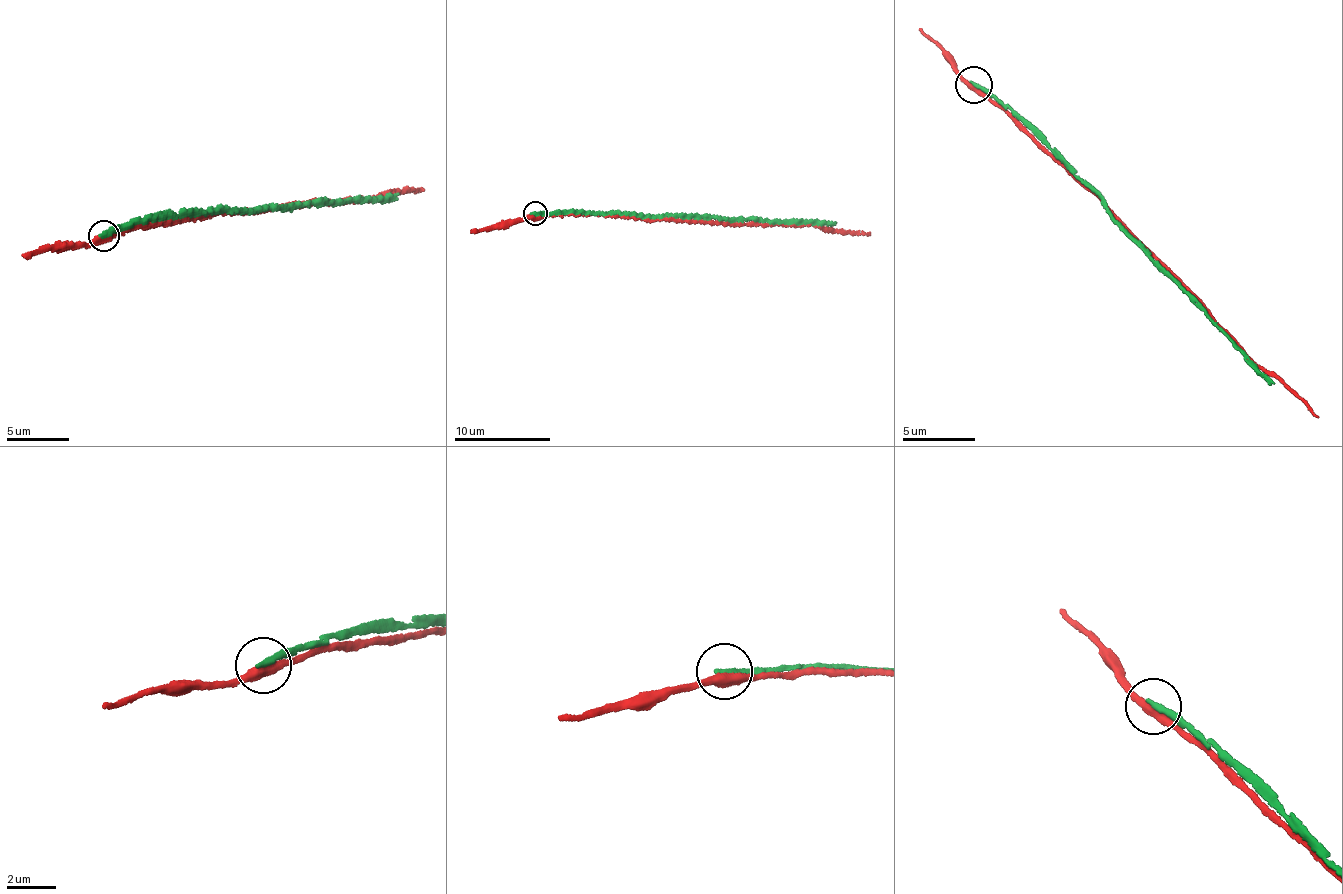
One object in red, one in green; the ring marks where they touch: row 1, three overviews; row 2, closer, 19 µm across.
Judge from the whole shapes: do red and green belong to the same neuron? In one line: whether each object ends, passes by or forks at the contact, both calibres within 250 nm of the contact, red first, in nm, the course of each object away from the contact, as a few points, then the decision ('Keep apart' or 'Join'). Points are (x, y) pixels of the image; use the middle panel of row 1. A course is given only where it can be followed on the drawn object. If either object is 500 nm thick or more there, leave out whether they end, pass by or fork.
At the ring red passes by. At the ring green ends. Thickness 400 nm (red) against 240 nm. Course of red: (536, 213), (594, 212), (783, 226), (809, 222), (870, 235). Course of green: (536, 213), (572, 209), (602, 214), (618, 210), (644, 217), (682, 213), (722, 219), (755, 218), (835, 222). Keep apart

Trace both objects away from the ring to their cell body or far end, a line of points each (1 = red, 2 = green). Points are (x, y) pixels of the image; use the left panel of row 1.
1: (105, 236), (220, 210), (371, 198), (421, 188)
2: (105, 236), (146, 220), (191, 211), (251, 210), (321, 198), (336, 202), (398, 194)

